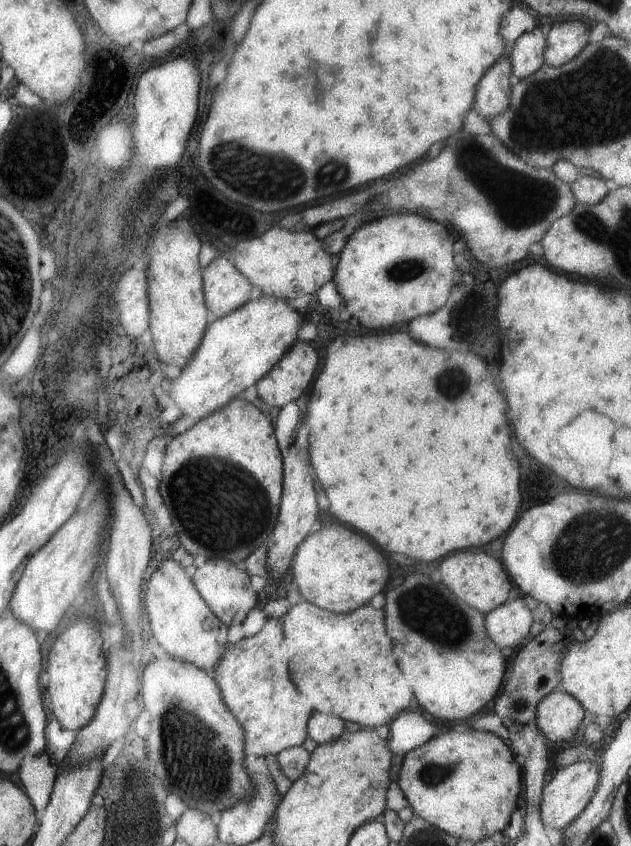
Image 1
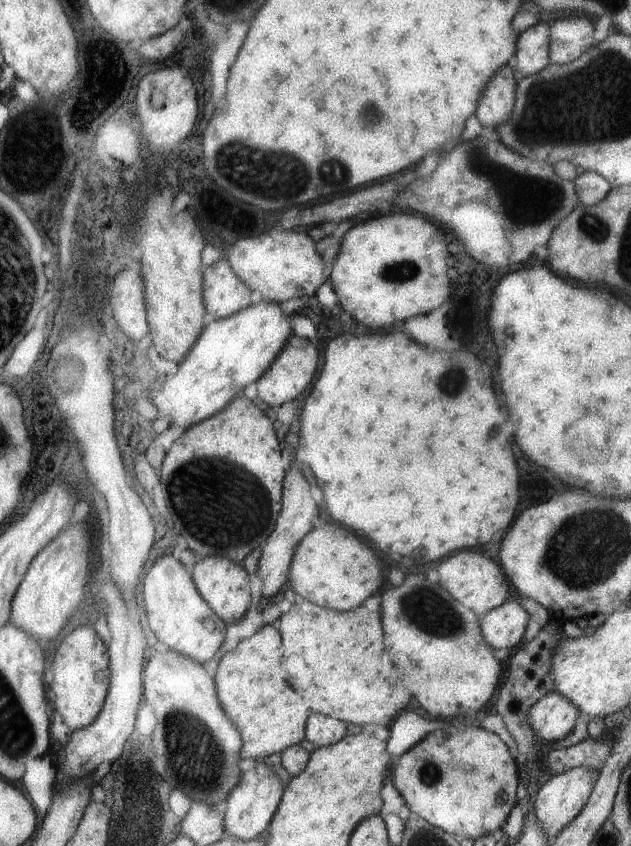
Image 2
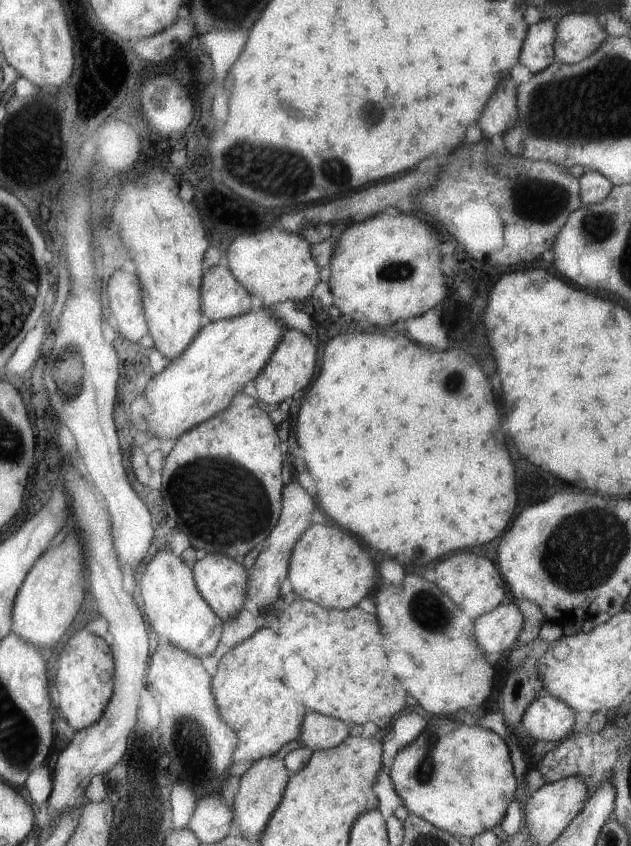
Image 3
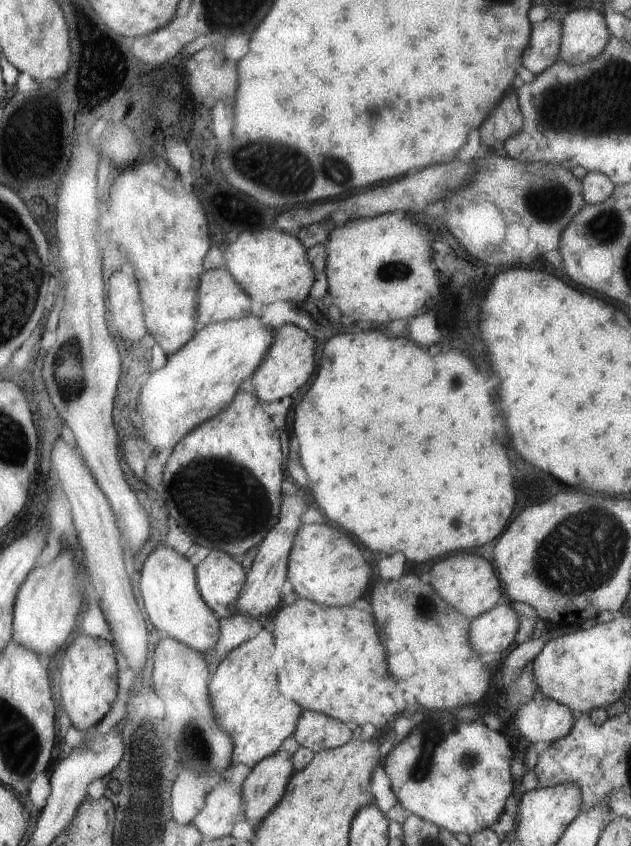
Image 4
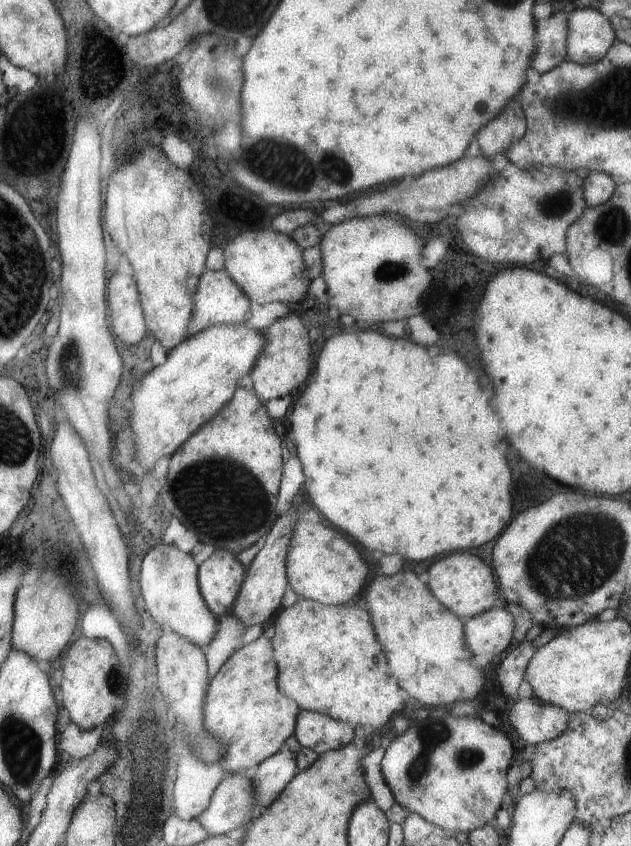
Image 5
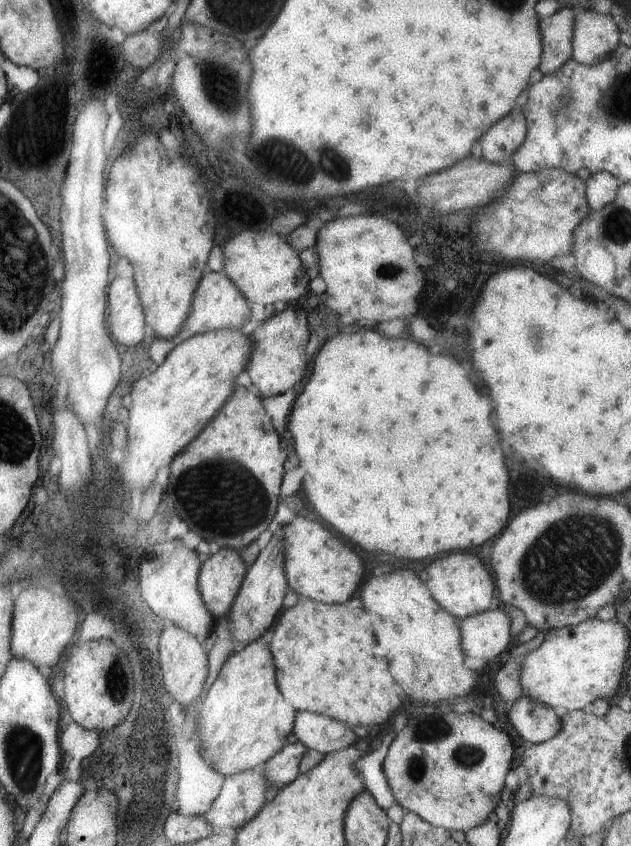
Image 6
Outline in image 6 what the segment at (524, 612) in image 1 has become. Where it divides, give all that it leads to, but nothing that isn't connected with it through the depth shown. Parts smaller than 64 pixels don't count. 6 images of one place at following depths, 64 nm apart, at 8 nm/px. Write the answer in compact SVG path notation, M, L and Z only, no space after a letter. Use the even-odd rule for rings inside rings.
M499 608L497 612L481 612L461 620L463 650L467 658L483 658L485 662L501 656L513 642L511 618Z

